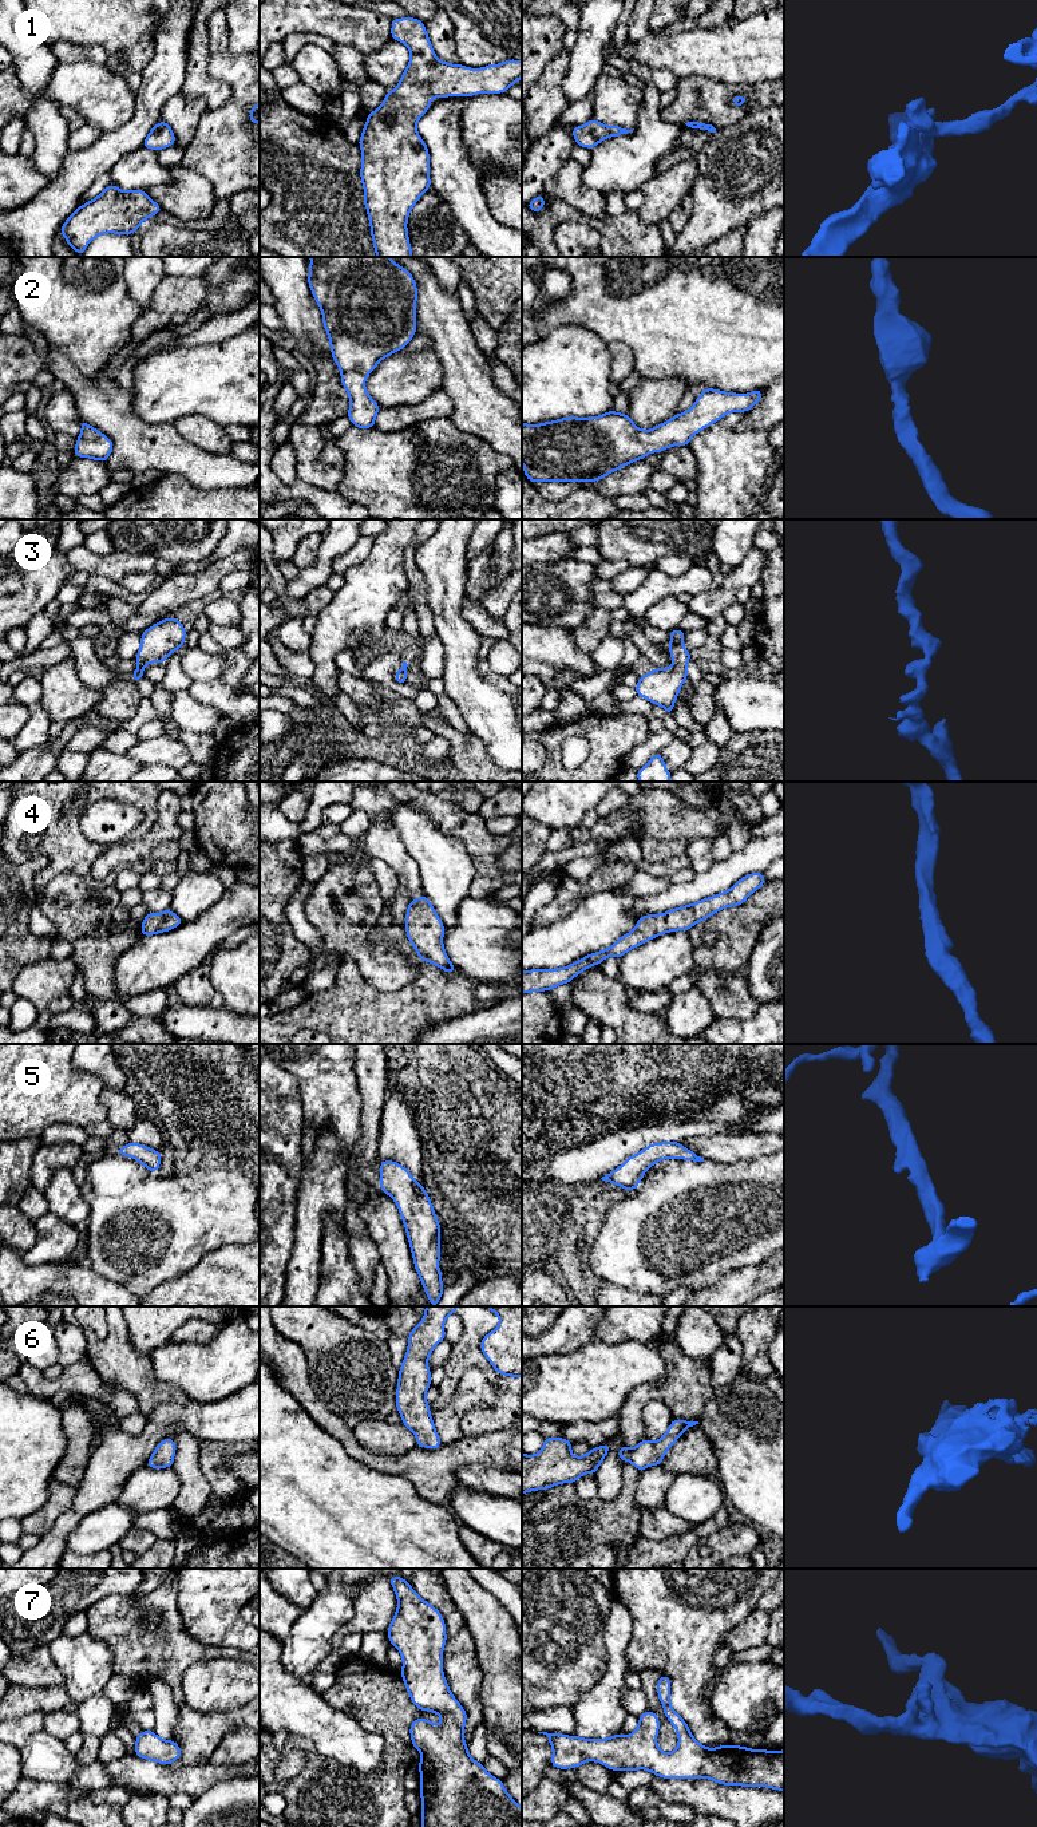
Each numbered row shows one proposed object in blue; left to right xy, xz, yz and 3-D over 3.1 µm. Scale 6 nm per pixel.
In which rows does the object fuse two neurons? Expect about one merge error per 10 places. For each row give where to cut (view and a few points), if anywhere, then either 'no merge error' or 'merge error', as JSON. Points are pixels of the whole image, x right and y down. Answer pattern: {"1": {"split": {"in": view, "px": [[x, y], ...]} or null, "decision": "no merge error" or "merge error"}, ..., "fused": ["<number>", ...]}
{"1": {"split": null, "decision": "no merge error"}, "2": {"split": null, "decision": "no merge error"}, "3": {"split": null, "decision": "no merge error"}, "4": {"split": null, "decision": "no merge error"}, "5": {"split": null, "decision": "no merge error"}, "6": {"split": null, "decision": "no merge error"}, "7": {"split": null, "decision": "no merge error"}, "fused": []}

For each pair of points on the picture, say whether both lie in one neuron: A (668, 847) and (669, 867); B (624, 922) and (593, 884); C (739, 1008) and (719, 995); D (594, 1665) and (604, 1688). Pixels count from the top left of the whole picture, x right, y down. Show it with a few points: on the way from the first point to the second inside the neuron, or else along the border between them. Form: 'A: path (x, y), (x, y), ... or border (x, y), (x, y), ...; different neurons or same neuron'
A: border (684, 853), (657, 862), (644, 859); different neurons
B: border (616, 886), (589, 893), (573, 910); different neurons
C: path (733, 1003), (724, 995); same neuron
D: border (606, 1648), (608, 1667), (604, 1676), (578, 1700); different neurons

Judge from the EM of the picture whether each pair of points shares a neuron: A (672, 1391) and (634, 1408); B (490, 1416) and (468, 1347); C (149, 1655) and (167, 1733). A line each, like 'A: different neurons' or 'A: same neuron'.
A: same neuron
B: same neuron
C: different neurons

